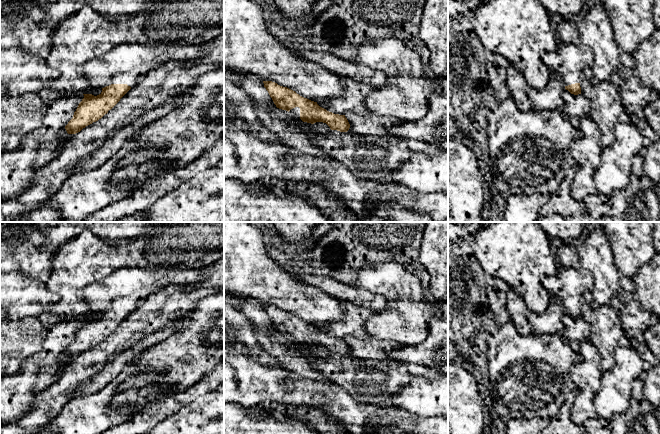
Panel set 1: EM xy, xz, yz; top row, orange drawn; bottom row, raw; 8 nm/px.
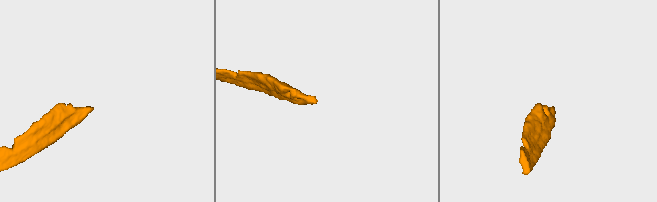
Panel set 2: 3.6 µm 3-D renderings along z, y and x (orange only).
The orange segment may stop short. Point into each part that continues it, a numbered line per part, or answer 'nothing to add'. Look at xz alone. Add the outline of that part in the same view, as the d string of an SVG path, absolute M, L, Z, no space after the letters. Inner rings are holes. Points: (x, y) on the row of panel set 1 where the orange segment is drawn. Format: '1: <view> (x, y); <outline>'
1: xz (295, 112); M295 107L295 108L291 109L291 110L289 111L289 113L290 113L294 118L300 119L300 108L299 108L299 107Z

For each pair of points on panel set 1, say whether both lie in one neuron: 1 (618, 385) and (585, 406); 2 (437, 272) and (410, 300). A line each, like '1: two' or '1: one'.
1: two
2: two

